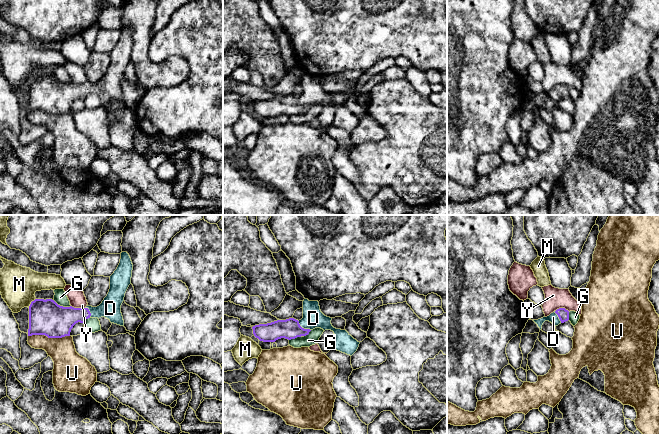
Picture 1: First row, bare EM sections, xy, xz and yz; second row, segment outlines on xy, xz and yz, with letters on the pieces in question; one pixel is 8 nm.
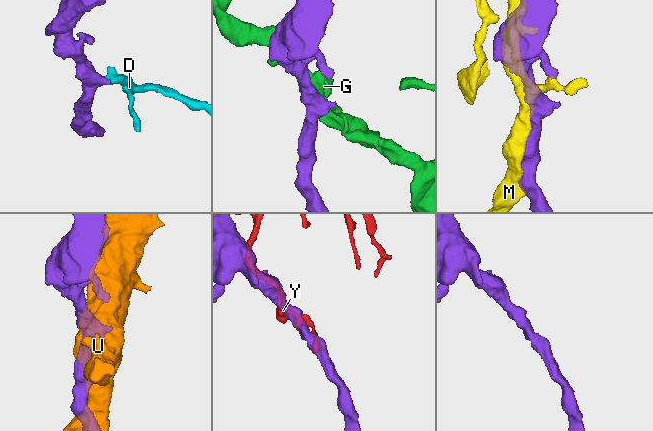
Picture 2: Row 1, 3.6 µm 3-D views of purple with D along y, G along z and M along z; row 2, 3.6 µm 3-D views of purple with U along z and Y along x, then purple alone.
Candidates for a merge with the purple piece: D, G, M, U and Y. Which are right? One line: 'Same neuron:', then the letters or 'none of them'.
Same neuron: D

